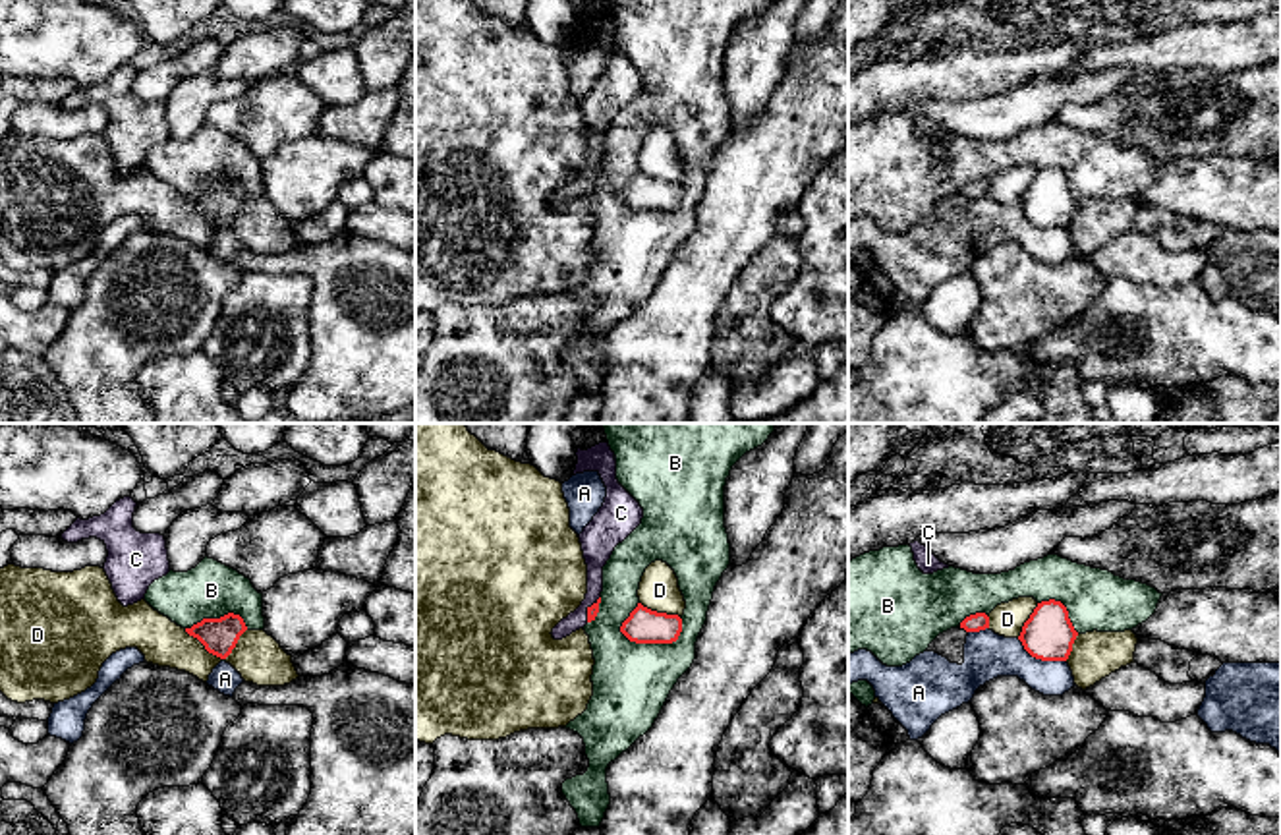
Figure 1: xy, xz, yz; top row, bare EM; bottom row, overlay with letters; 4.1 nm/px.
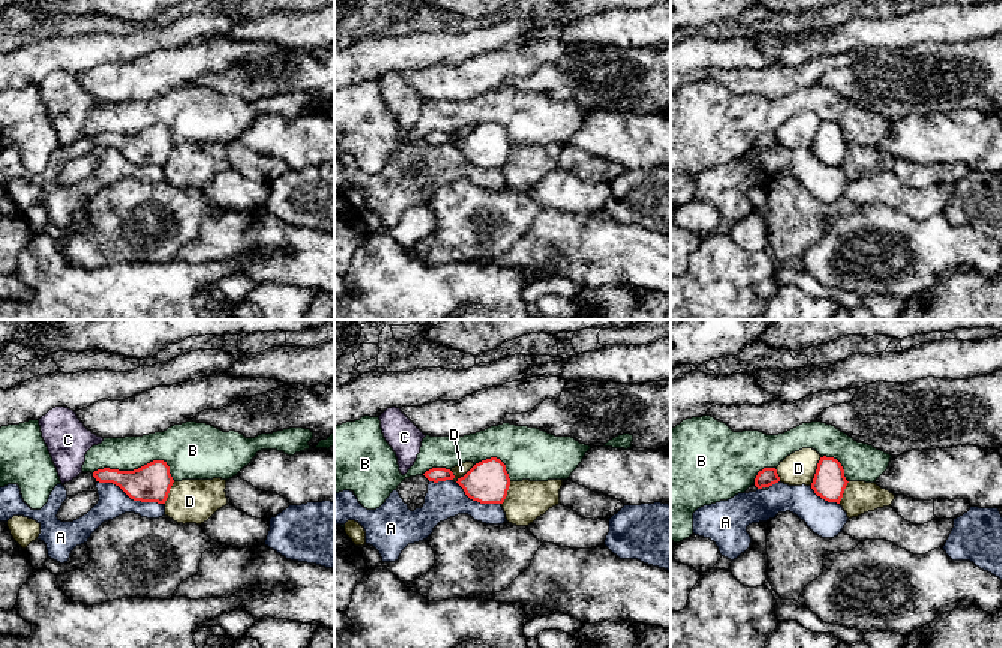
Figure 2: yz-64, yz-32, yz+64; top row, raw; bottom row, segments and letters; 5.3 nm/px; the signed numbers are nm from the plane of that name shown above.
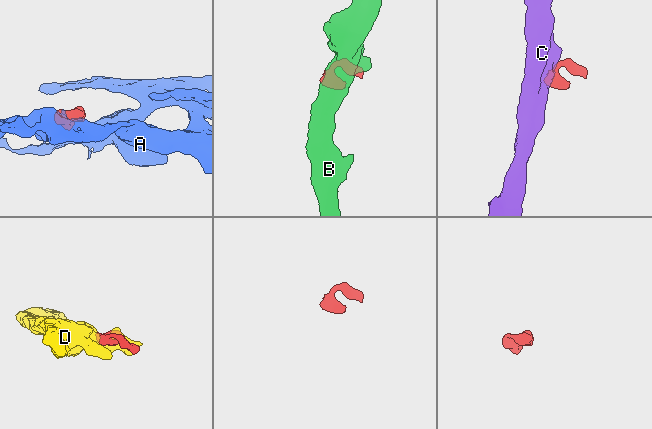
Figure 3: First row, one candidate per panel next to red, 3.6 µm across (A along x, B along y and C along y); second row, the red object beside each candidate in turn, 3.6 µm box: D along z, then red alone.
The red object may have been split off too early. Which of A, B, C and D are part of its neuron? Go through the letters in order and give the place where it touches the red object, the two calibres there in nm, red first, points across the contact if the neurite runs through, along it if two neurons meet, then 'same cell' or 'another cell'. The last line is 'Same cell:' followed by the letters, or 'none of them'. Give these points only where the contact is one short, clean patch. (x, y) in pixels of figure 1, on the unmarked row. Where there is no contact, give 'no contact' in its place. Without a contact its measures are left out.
A: meets red in yz at (1040, 225); 220 nm thick on the red side, 190 nm on the other; another cell
B: meets red in xz at (657, 209); 140 nm thick on the red side, 320 nm on the other; another cell
C: meets red in xz at (588, 176); 50 nm thick on the red side, 110 nm on the other; runs through xz (592, 178), (588, 176), (594, 163), (597, 118); same cell
D: meets red in xy at (219, 223); 150 nm thick on the red side, 200 nm on the other; another cell
Same cell: C

